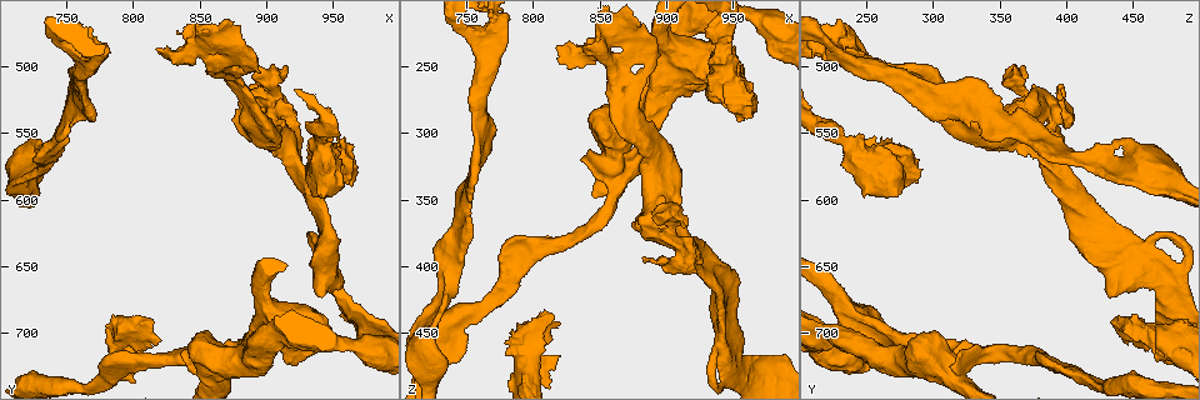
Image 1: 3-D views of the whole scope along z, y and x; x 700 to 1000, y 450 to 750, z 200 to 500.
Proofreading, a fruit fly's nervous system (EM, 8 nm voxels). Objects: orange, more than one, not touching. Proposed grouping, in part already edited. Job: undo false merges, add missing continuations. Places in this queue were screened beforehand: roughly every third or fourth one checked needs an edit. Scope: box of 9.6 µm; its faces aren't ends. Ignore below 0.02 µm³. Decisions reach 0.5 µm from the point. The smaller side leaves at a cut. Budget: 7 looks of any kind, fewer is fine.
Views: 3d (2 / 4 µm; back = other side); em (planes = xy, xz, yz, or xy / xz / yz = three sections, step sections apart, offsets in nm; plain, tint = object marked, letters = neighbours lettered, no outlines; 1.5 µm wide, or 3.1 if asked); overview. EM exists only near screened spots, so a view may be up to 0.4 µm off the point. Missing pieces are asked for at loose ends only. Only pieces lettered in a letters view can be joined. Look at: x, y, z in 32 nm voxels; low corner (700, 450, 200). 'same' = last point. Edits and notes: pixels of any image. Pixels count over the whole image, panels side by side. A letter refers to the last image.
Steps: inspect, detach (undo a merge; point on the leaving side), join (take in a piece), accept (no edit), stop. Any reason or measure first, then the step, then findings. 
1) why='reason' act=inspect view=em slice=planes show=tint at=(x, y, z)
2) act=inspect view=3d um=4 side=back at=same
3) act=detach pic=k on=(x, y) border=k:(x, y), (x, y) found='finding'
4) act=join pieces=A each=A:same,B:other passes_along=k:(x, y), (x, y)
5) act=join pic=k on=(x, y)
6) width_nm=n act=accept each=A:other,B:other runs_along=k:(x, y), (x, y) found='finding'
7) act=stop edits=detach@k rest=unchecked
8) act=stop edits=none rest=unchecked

why='a fork' act=inspect view=3d um=2 at=(732, 578, 424)

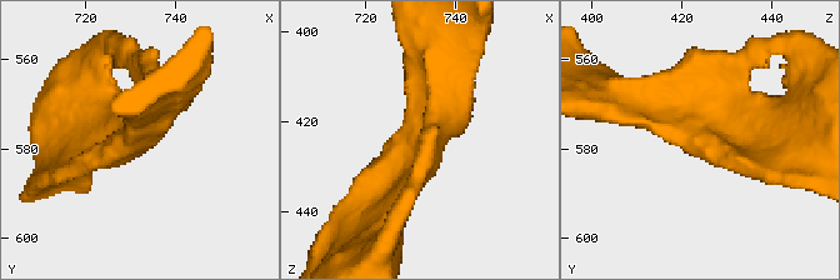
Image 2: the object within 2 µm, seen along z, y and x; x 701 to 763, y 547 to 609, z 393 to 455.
why='now the EM' act=inspect view=em slice=planes show=letters at=(733, 577, 426)

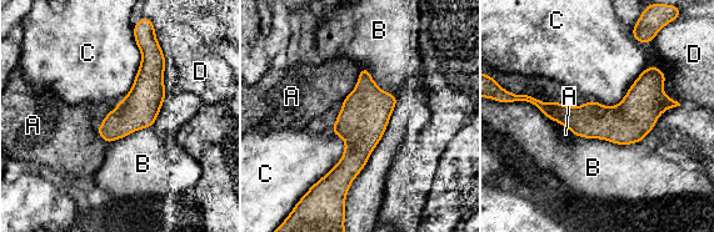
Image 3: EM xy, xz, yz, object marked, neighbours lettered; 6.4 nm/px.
act=accept each=A:other,B:other,C:other,D:other border=3:(574, 134), (617, 144), (640, 142) found='all the same cell'

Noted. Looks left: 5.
why='free end' act=inspect view=em slice=planes show=letters at=(888, 520, 292)

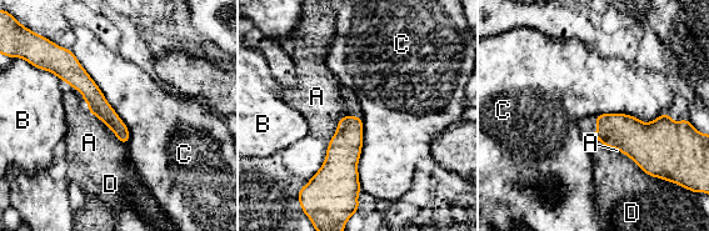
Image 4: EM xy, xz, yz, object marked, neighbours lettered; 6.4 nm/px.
act=accept each=A:other,B:other,C:other,D:other border=4:(70, 50), (126, 126), (128, 144) found='none of them fits'

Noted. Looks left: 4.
why='branch stops here' act=inspect view=3d um=4 side=back at=(908, 562, 334)

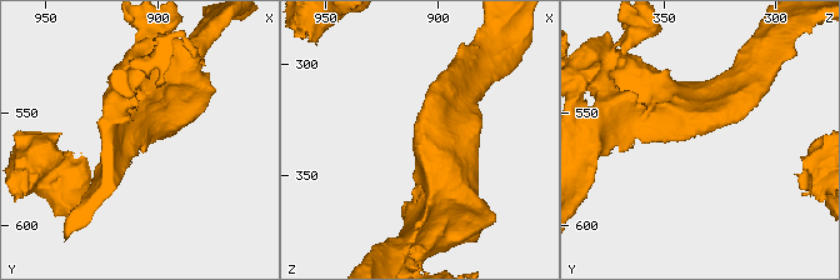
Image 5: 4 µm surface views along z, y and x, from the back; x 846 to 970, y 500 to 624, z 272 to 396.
act=inspect view=em slice=xy step=8 show=tint at=(907, 559, 335)

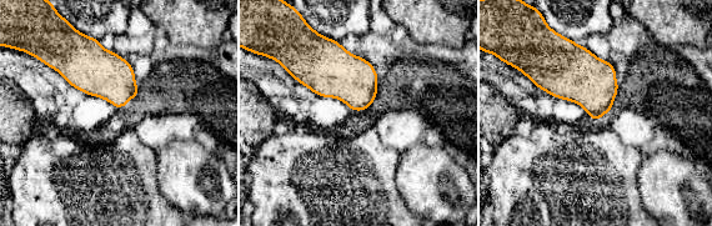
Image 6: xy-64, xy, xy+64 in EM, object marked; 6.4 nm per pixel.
act=inspect view=em slice=planes show=letters at=same

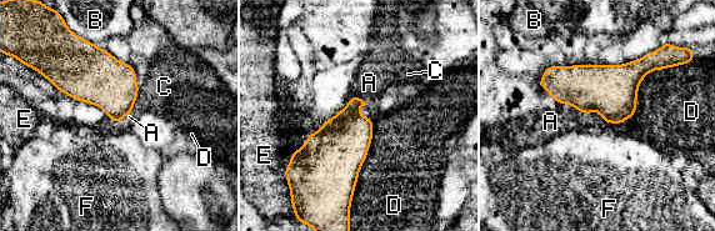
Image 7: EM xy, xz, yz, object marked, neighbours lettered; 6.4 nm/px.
width_nm=240 act=accept each=A:other,B:other,C:other,D:other,E:other,F:other border=7:(374, 121), (370, 146), (350, 201) found='no lettered piece goes on from it'

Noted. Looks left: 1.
act=stop edits=none rest=unchecked

